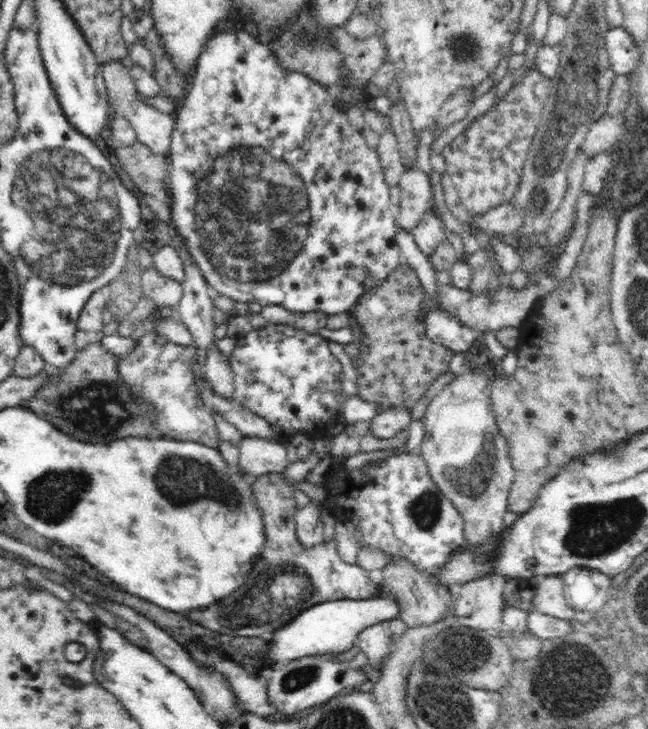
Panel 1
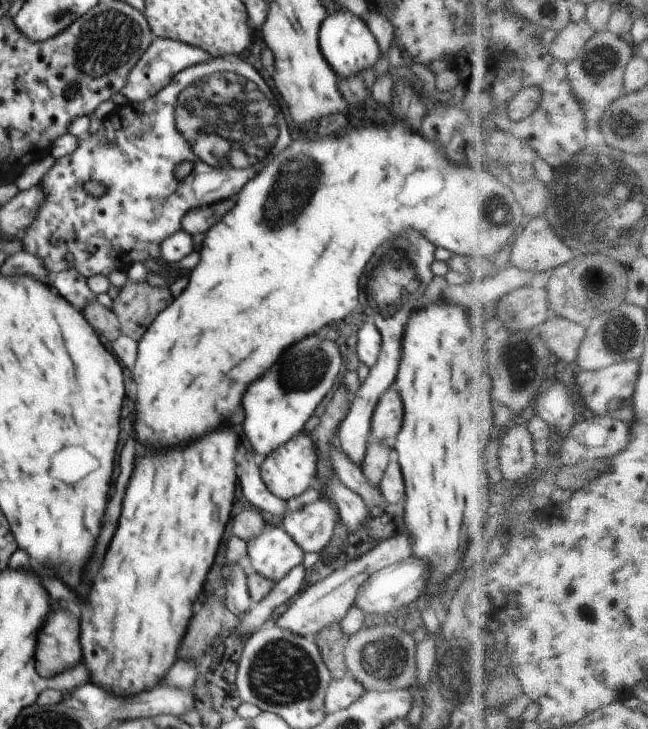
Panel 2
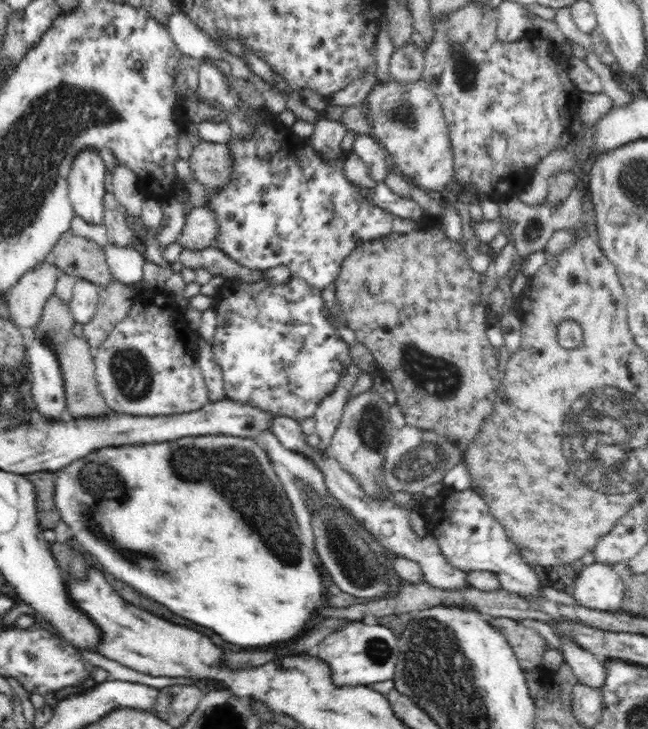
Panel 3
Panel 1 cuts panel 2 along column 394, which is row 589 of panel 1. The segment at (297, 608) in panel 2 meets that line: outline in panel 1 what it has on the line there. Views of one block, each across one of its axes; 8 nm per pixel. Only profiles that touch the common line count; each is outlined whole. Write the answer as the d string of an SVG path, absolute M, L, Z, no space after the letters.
M552 574L539 580L533 597L534 608L550 616L574 620L576 610L567 603L563 588L562 575Z

